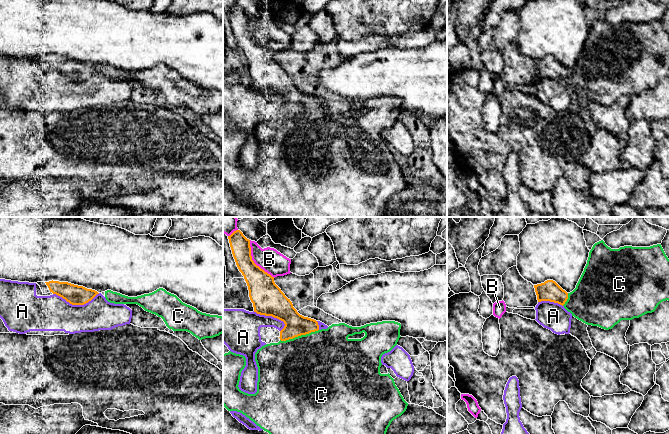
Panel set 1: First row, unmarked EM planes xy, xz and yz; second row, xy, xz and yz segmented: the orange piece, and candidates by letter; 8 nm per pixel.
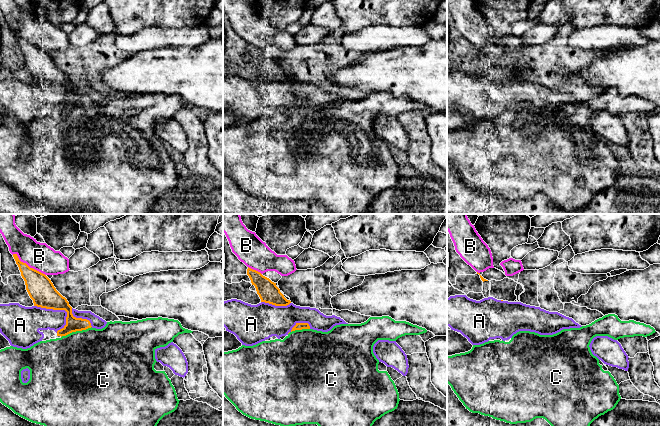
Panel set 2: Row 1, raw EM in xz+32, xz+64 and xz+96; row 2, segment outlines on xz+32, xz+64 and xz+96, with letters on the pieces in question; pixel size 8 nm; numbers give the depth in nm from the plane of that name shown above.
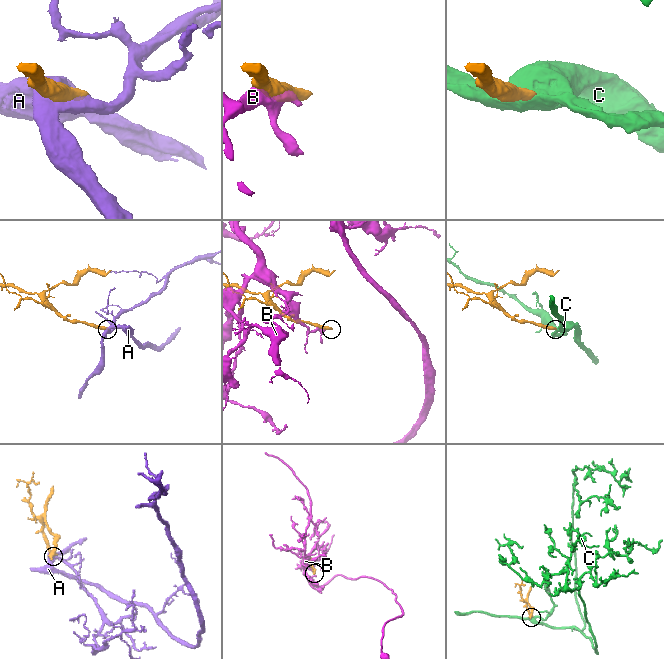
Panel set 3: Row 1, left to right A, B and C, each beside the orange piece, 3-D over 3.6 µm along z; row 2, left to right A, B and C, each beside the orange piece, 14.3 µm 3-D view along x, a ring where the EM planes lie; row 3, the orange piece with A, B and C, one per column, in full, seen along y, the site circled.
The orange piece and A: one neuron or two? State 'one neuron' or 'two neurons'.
two neurons

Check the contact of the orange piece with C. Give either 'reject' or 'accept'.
accept

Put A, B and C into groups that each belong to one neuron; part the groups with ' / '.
A / B / C

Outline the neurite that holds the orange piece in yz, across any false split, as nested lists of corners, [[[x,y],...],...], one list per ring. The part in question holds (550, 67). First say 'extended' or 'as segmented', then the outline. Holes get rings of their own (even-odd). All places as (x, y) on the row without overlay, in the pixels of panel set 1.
extended; [[[601,16],[590,26],[587,40],[572,68],[567,69],[553,56],[534,61],[534,64],[538,78],[558,79],[583,99],[609,106],[621,96],[652,89],[661,78],[669,77],[669,35],[661,20],[611,25]]]

